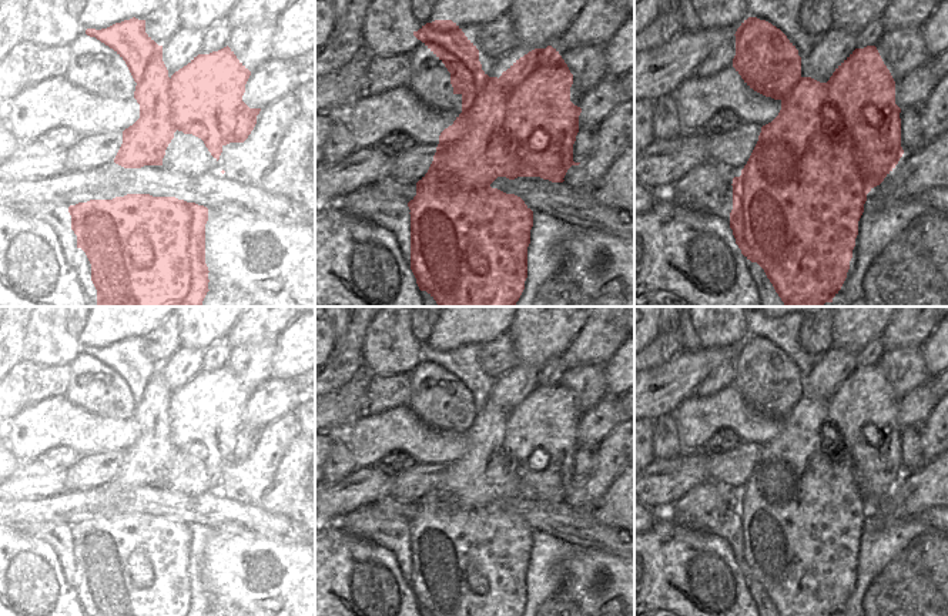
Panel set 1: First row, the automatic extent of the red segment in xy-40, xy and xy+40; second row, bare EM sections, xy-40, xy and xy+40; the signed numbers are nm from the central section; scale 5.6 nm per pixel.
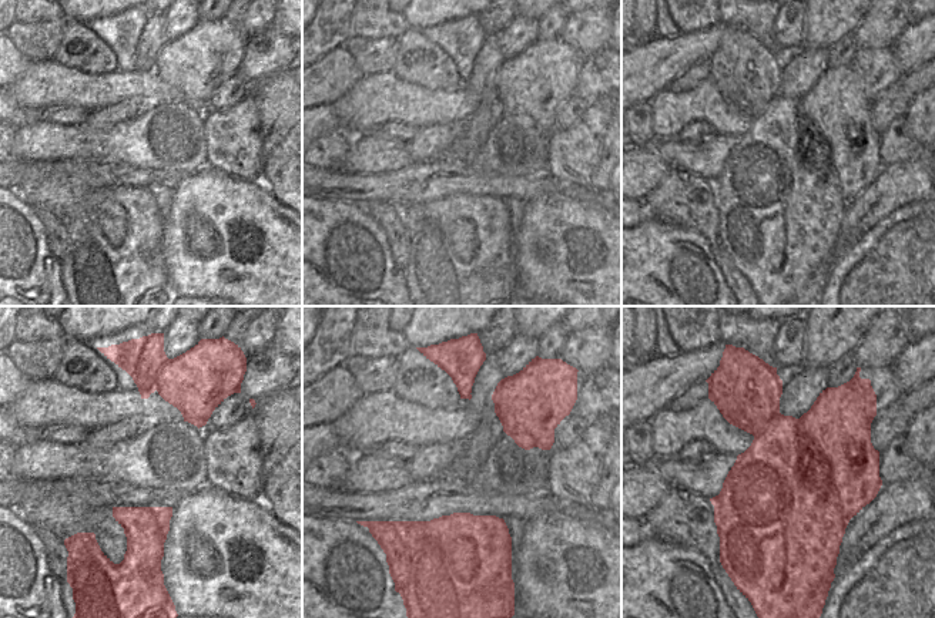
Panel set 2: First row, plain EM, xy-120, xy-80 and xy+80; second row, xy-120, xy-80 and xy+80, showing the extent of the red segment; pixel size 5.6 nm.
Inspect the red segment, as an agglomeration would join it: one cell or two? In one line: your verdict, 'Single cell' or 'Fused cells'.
Single cell.

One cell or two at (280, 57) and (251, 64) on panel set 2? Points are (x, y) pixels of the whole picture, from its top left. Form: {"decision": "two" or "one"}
{"decision": "one"}

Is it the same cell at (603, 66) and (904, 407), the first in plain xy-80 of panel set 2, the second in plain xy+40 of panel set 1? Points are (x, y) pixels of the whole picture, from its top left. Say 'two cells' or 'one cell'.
one cell

